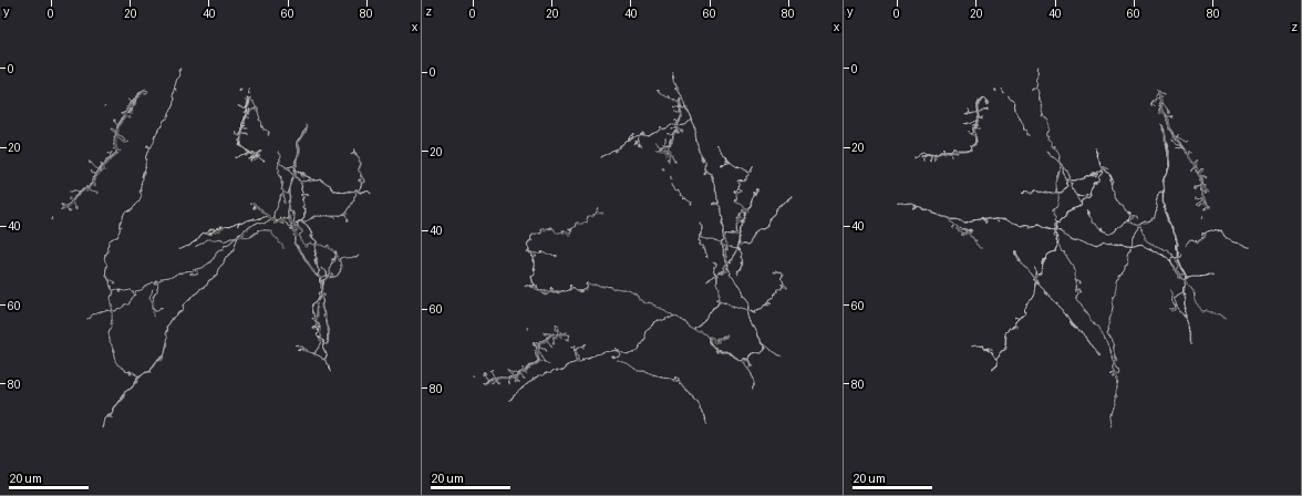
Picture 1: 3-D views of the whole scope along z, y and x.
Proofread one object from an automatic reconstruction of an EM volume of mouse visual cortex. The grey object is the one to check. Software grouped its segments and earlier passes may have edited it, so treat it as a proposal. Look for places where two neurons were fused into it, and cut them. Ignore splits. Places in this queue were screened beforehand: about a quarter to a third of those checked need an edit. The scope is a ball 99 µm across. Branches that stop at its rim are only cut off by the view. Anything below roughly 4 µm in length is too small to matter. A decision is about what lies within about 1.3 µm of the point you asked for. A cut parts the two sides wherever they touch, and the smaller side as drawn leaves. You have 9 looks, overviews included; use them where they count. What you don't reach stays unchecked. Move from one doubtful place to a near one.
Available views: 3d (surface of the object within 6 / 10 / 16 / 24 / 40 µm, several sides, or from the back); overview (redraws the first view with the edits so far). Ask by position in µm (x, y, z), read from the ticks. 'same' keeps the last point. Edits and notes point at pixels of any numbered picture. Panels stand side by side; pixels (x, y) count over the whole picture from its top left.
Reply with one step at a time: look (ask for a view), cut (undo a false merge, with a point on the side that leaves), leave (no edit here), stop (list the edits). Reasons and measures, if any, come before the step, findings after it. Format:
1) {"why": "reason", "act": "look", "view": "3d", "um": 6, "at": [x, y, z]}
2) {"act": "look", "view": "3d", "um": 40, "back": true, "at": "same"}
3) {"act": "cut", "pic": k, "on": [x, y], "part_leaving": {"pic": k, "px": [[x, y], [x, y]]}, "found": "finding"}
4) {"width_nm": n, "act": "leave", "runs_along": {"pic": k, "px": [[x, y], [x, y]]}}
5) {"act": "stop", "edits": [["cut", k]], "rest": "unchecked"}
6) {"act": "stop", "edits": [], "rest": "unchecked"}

{"act": "look", "view": "3d", "um": 24, "at": [59.5, 31.5, 66.5]}

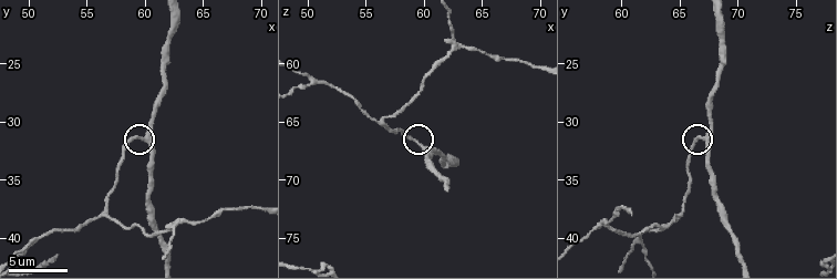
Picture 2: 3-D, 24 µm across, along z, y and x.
{"act": "look", "view": "3d", "um": 6, "at": [60.0, 31.6, 67.0]}

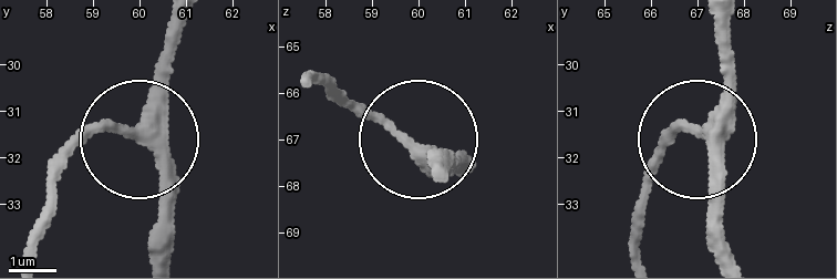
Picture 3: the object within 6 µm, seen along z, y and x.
{"act": "leave", "runs_along": {"pic": 3, "px": [[734, 252], [706, 122], [730, 74], [730, 31]]}, "found": "all the same neuron"}

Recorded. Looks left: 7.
{"why": "three-way junction", "act": "look", "view": "3d", "um": 6, "at": [56.4, 38.2, 65.0]}

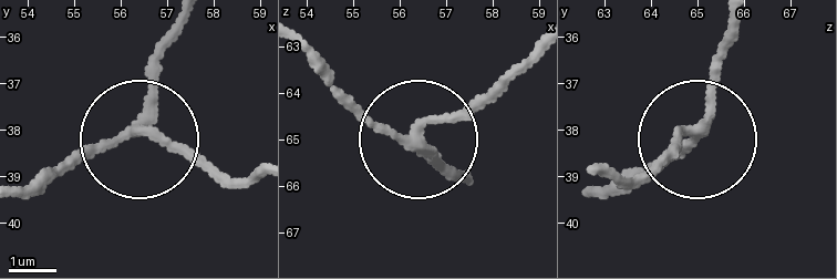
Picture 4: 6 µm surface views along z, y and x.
{"arms": 3, "act": "leave", "runs_along": {"pic": 4, "px": [[736, 18], [712, 113], [637, 181]]}, "found": "continuous, no second neuron"}

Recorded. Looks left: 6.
{"why": "side arm on a straight run", "act": "look", "view": "3d", "um": 16, "at": [50.4, 40.2, 61.6]}

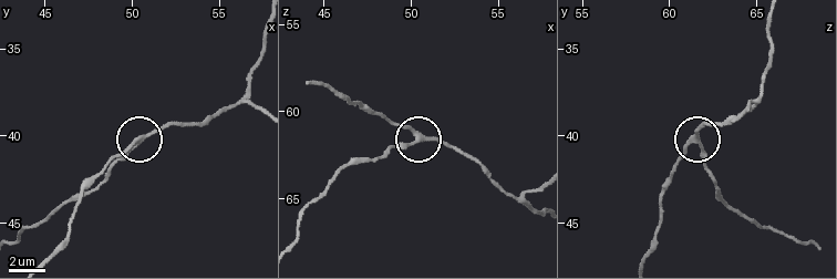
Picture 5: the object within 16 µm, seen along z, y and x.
{"arms": 3, "act": "leave", "runs_along": {"pic": 5, "px": [[538, 212], [438, 142], [421, 138], [386, 151]]}, "found": "one neuron here"}

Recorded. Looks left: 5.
{"why": "four arms meet", "act": "look", "view": "3d", "um": 10, "at": [62.8, 38.6, 58.4]}

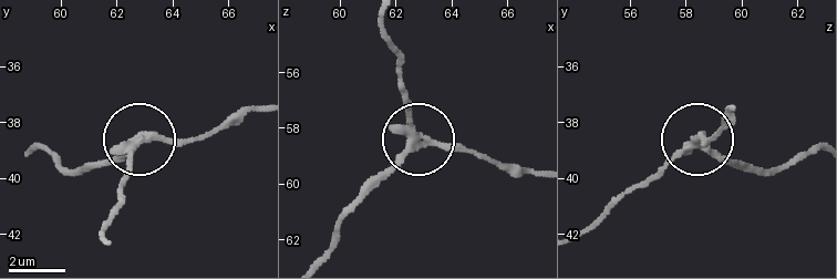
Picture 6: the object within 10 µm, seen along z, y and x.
{"act": "leave", "runs_along": {"pic": 6, "px": [[26, 151], [91, 169], [138, 143], [126, 181]]}, "found": "continuous, no second neuron"}

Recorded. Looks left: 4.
{"why": "two arms in line, one across", "act": "look", "view": "3d", "um": 24, "at": [73.0, 48.0, 68.5]}

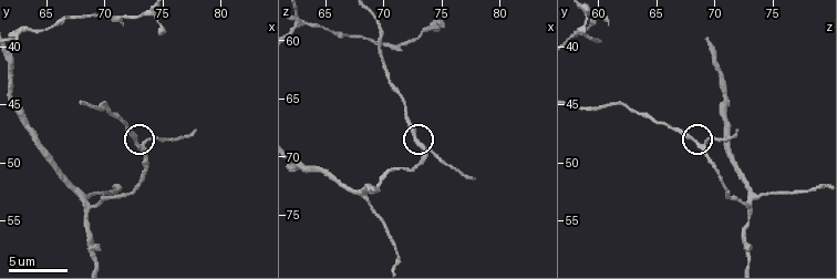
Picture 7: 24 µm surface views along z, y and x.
{"act": "look", "view": "3d", "um": 6, "at": [73.0, 48.4, 68.8]}

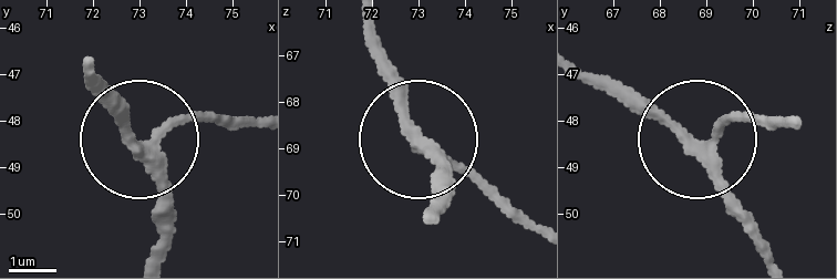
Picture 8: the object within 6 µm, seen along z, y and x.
{"side_arm_um": 6, "act": "leave", "runs_along": {"pic": 8, "px": [[430, 212], [434, 164], [419, 144], [494, 184], [537, 227]]}, "found": "one neuron here"}

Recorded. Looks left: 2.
{"act": "stop", "edits": [], "rest": "unchecked"}

